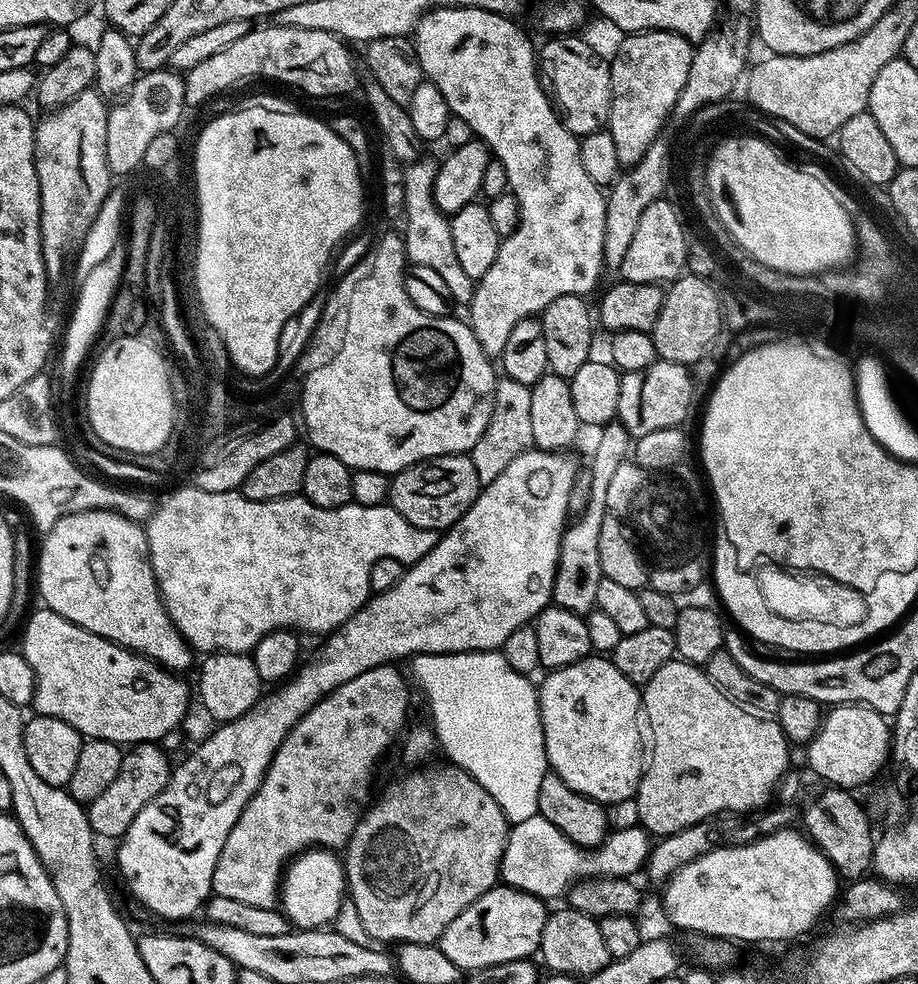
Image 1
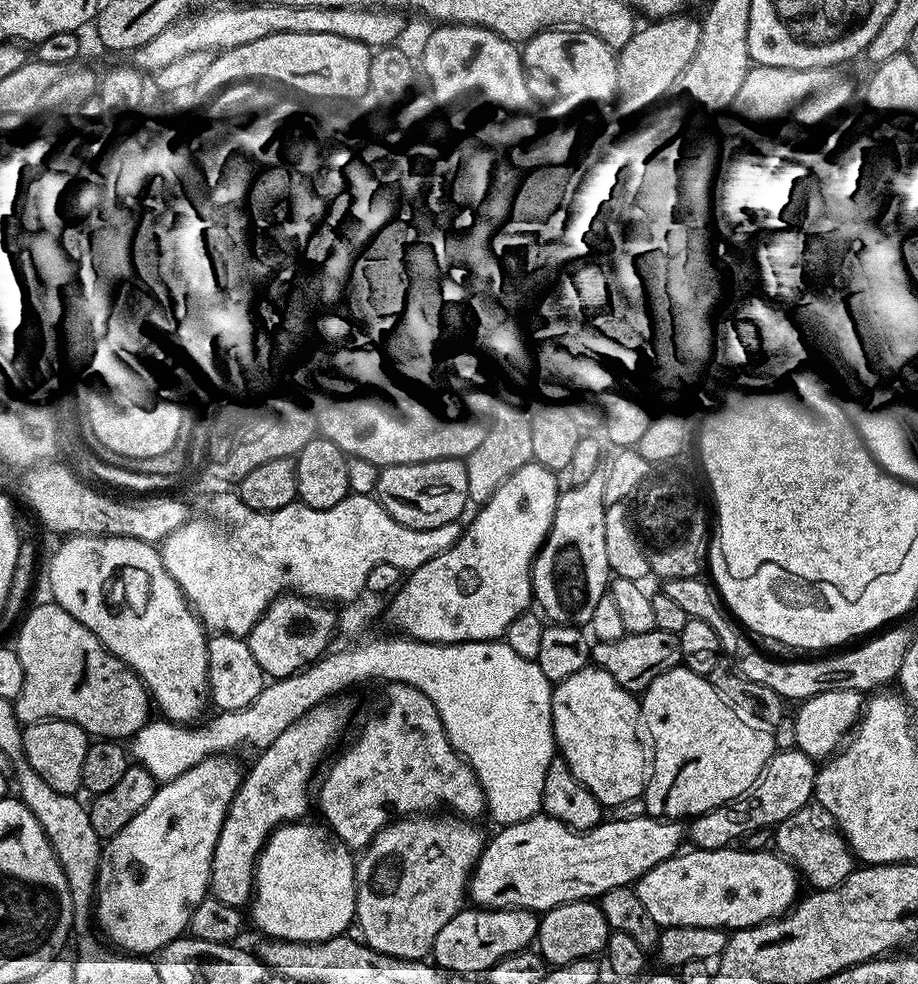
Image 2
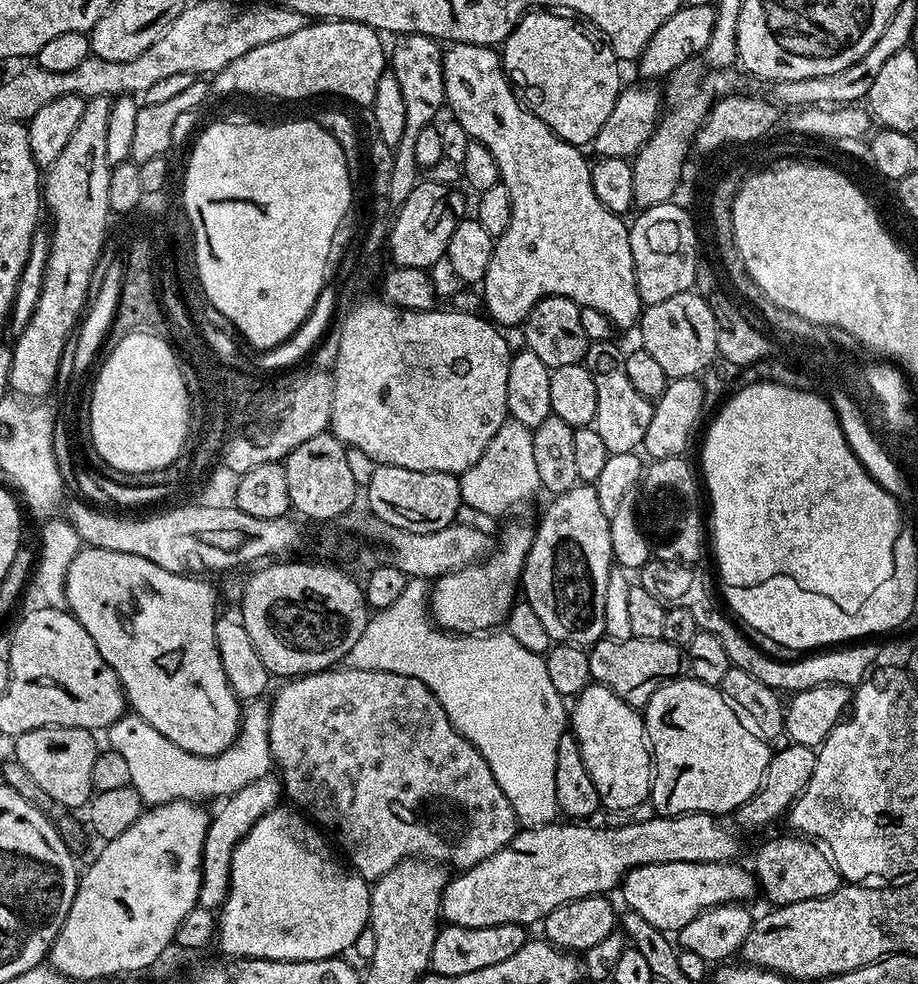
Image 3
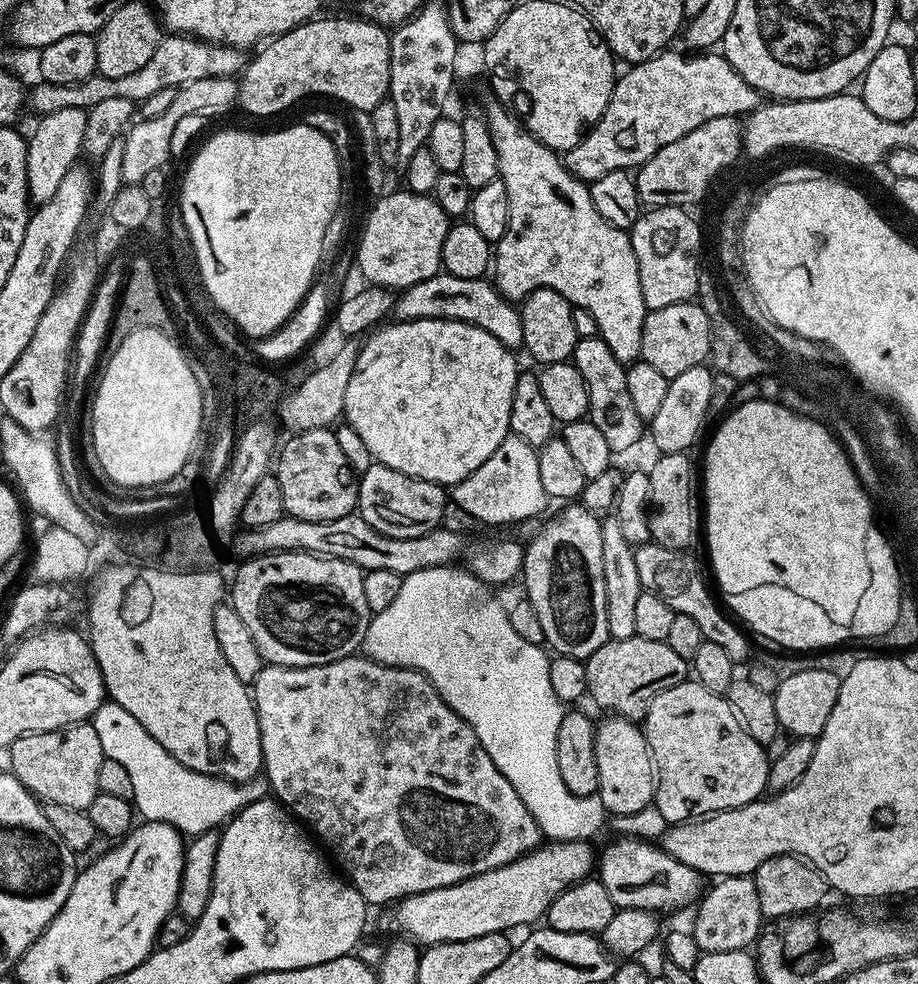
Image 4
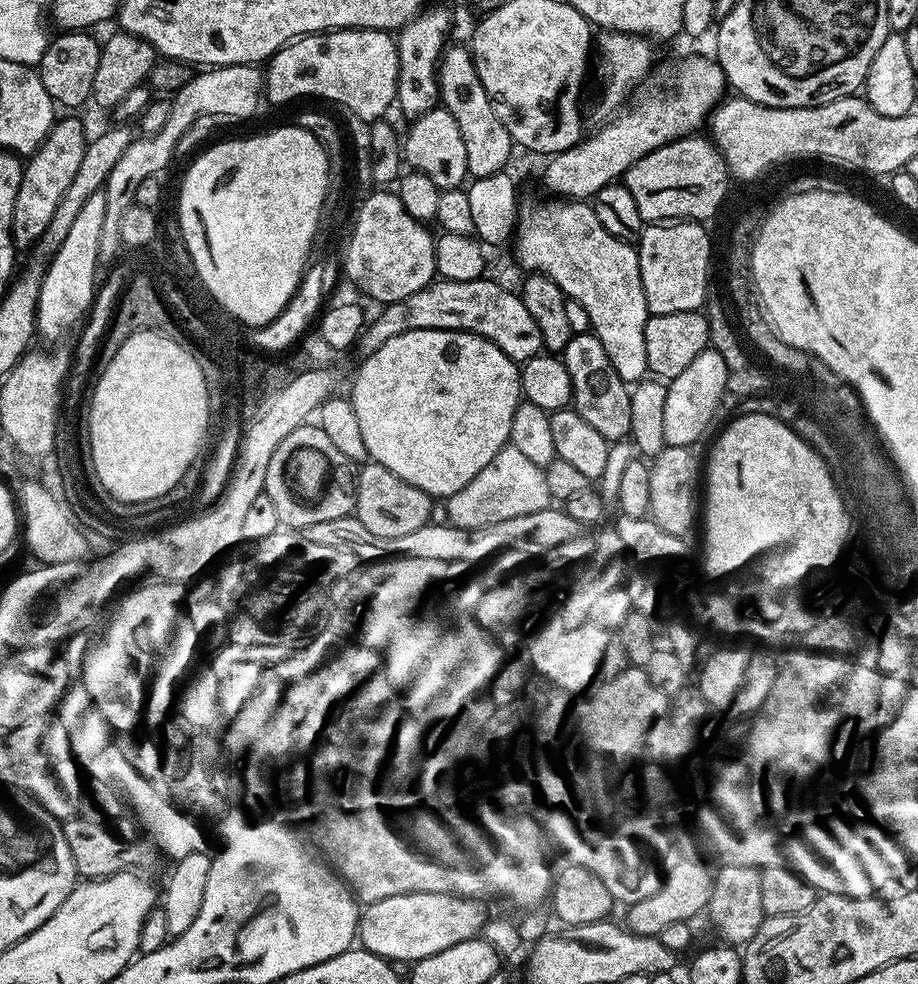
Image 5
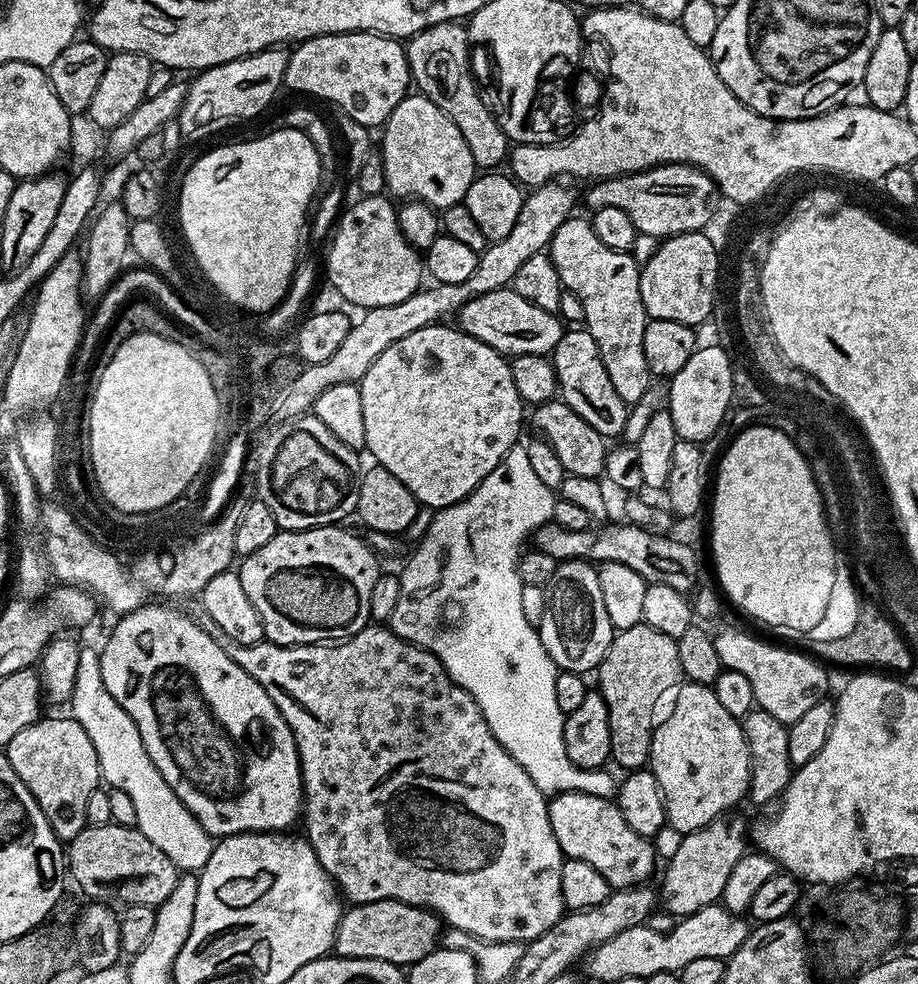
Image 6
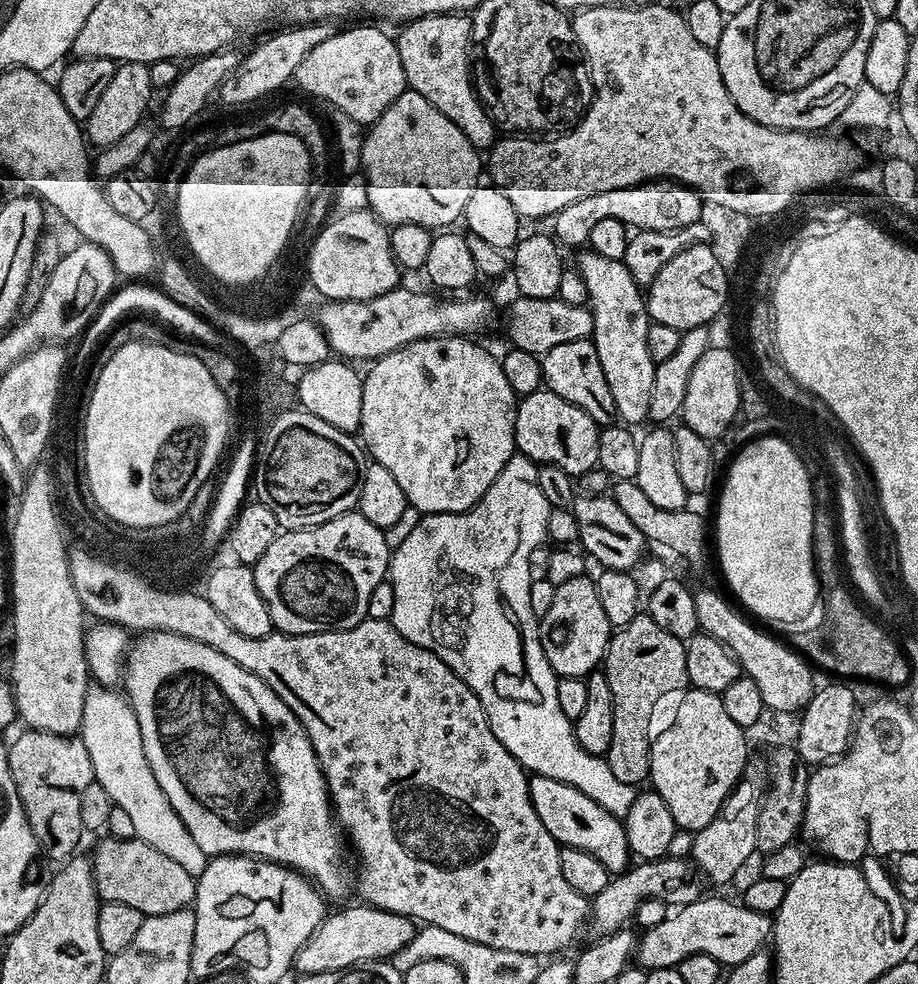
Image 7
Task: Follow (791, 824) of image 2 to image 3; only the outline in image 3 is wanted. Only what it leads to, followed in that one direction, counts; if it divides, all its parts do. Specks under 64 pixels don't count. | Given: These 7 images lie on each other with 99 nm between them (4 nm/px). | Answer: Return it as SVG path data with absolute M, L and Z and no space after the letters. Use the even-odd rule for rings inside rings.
M799 834L776 836L768 840L756 852L754 875L759 891L772 906L806 902L810 898L826 898L842 887L840 871L831 856L819 843Z

